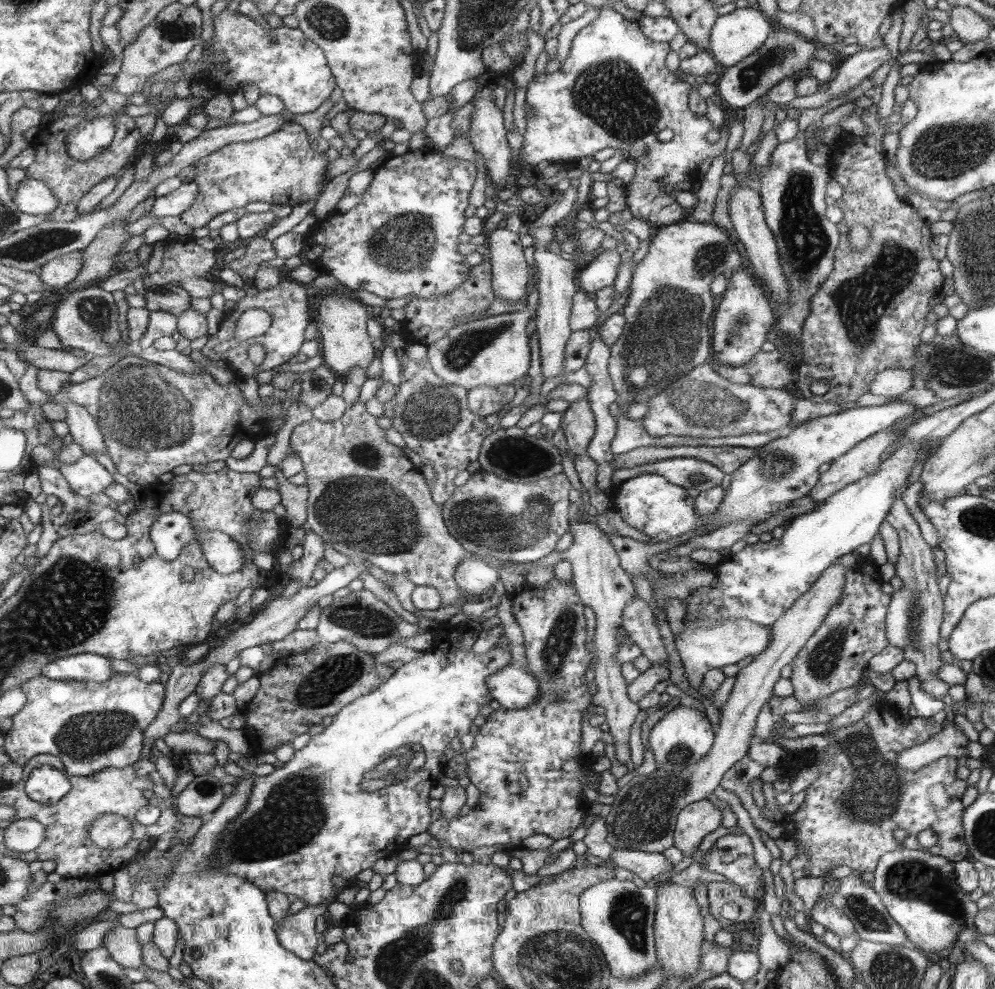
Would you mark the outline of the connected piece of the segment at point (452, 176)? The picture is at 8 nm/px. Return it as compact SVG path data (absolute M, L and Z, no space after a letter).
M421 149L418 152L409 150L403 156L388 154L382 165L374 170L374 178L370 186L363 192L361 201L353 209L345 213L339 211L328 213L323 220L318 220L307 232L308 244L323 247L323 256L316 256L314 264L318 268L323 268L324 272L328 272L334 278L337 278L340 284L346 288L351 290L366 290L366 292L376 294L376 296L380 296L380 298L387 301L408 297L408 295L416 295L416 299L439 298L442 294L448 294L459 289L471 274L470 264L466 262L464 254L460 253L460 250L456 250L456 246L458 246L458 236L464 232L462 230L462 224L466 220L464 218L464 210L468 206L468 194L472 190L474 176L476 176L476 168L474 168L472 162L459 160L452 156L440 156L440 152L432 149Z

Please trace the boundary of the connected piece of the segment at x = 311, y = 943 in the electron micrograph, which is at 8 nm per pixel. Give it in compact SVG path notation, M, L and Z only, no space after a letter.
M332 900L316 905L308 905L295 914L278 920L276 931L279 941L284 947L301 959L310 960L316 954L316 947L322 940L320 933L316 932L316 918L326 912Z

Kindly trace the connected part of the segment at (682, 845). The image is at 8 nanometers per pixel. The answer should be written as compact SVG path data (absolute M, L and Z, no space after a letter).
M708 799L692 802L679 812L673 846L679 848L682 854L692 856L694 862L700 862L704 859L702 852L698 850L702 838L719 826L722 826L722 812L717 803Z

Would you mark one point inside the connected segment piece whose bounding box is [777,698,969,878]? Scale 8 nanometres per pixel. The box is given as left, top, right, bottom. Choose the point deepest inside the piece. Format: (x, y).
(861, 796)

